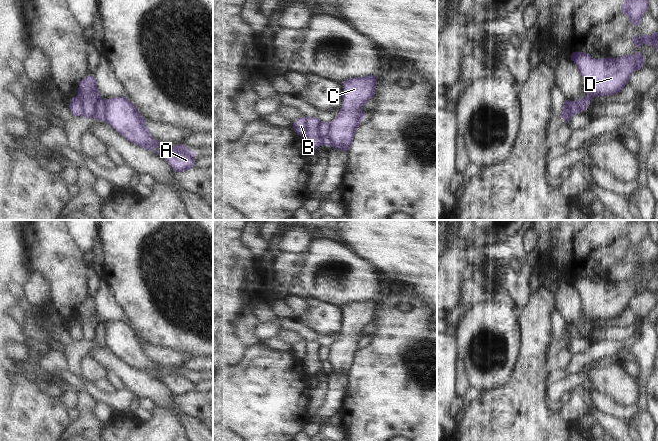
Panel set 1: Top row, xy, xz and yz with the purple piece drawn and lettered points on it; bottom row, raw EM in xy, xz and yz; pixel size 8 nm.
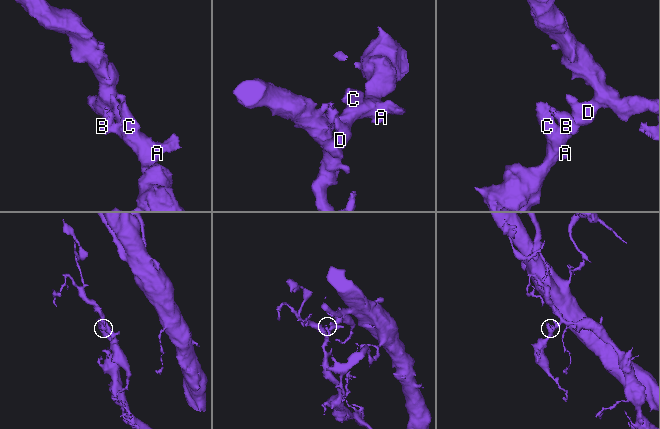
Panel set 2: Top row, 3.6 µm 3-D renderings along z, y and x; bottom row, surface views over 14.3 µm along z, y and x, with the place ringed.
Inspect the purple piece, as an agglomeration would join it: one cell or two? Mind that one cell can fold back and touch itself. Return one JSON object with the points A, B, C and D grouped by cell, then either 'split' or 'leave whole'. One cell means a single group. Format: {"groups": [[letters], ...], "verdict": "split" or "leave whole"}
{"groups": [["A", "C", "D"], ["B"]], "verdict": "split"}

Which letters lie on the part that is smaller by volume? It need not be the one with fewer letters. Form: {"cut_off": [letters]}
{"cut_off": ["B"]}

